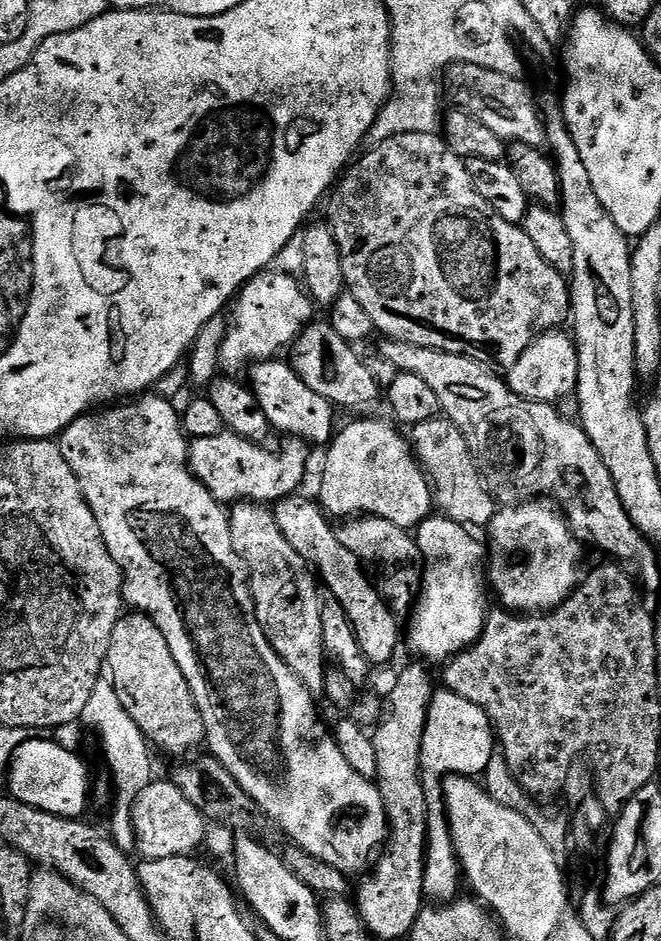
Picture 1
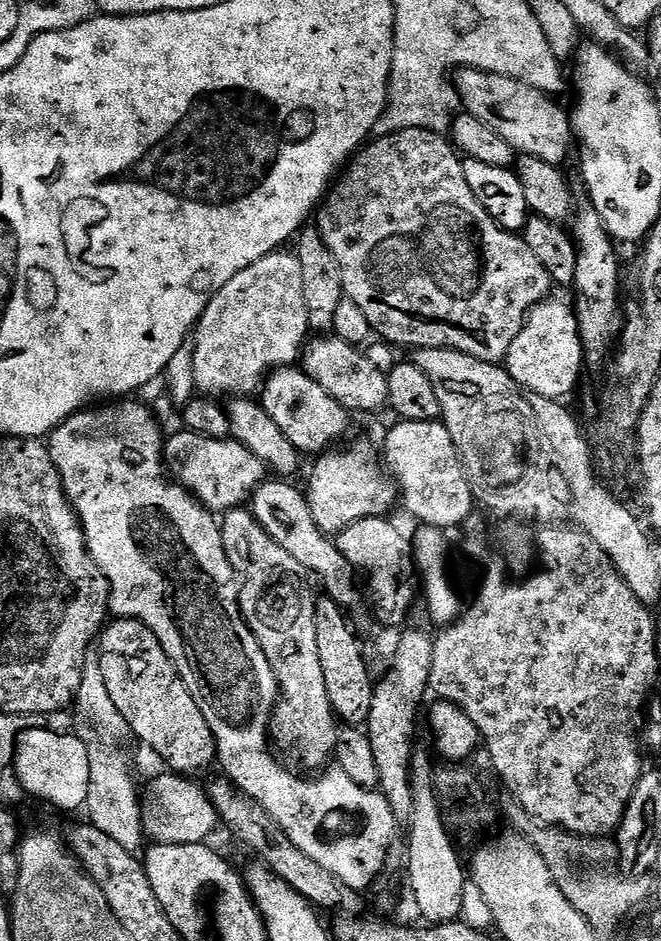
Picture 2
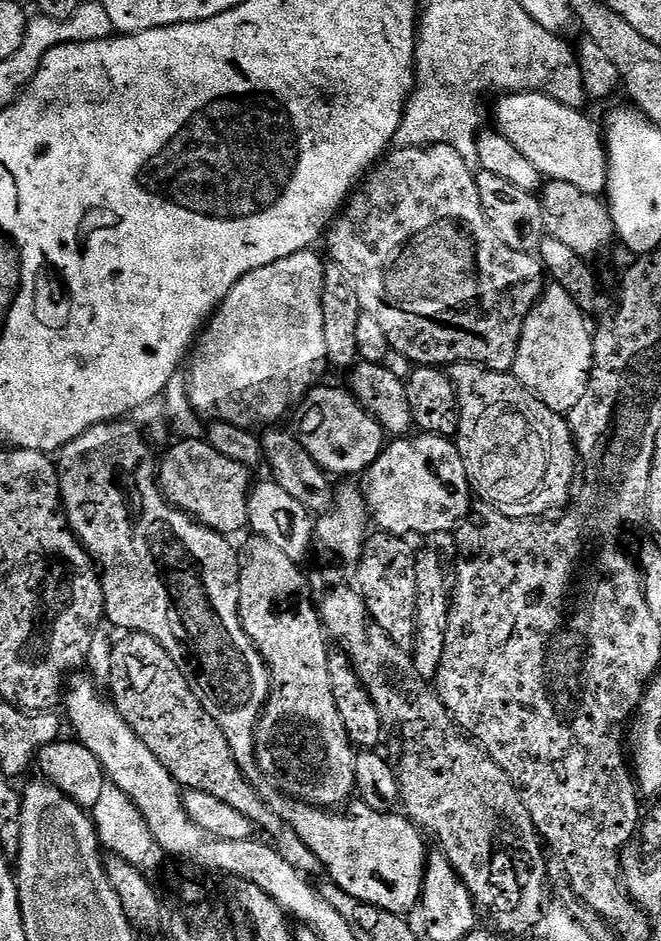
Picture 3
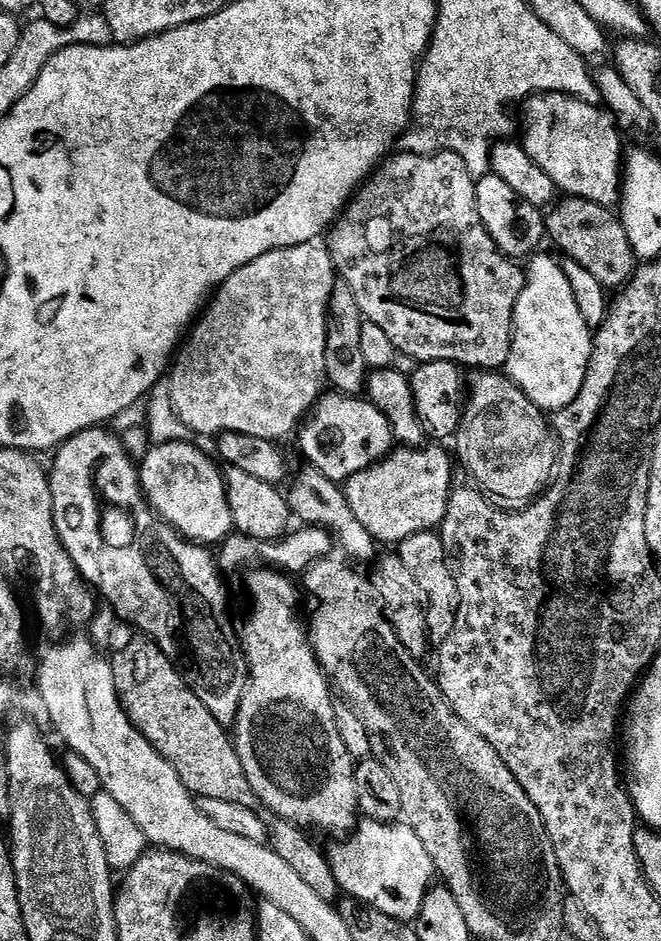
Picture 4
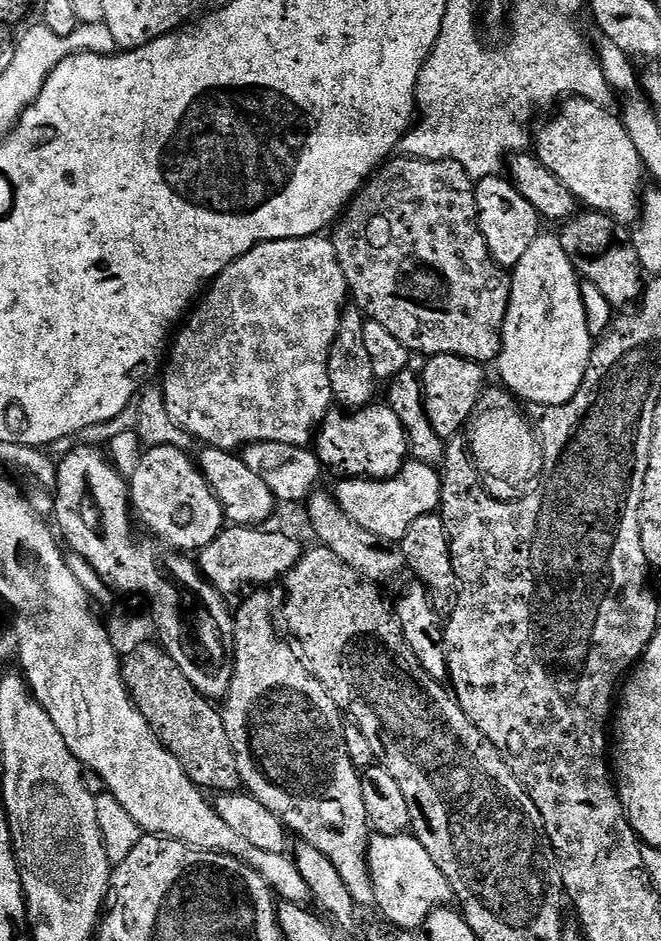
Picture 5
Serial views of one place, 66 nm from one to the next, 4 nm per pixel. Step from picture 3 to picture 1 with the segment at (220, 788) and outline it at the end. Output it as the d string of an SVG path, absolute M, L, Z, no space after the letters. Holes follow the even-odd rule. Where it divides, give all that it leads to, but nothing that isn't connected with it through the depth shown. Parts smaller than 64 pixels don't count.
M137 611L121 616L120 624L112 635L106 668L112 684L120 692L126 714L134 718L149 745L156 747L157 744L172 756L184 756L191 748L205 743L200 707L178 662L174 662L174 654L170 654L170 646L162 630L158 630L149 616Z

